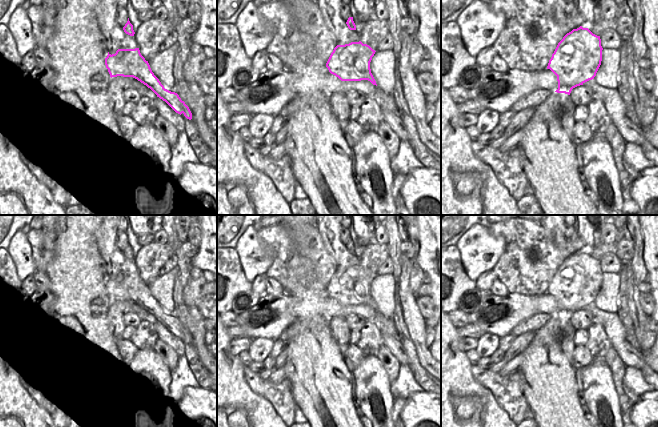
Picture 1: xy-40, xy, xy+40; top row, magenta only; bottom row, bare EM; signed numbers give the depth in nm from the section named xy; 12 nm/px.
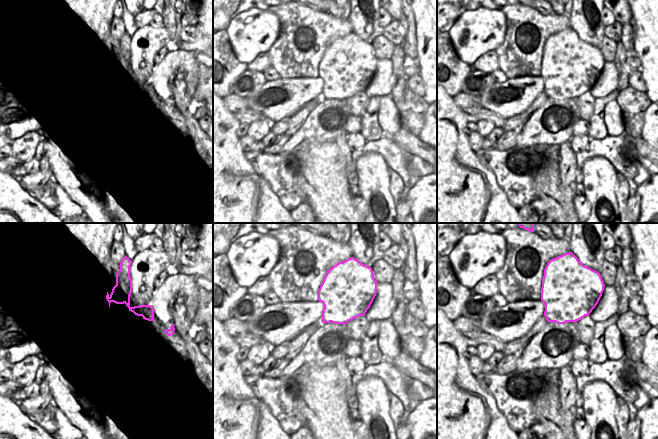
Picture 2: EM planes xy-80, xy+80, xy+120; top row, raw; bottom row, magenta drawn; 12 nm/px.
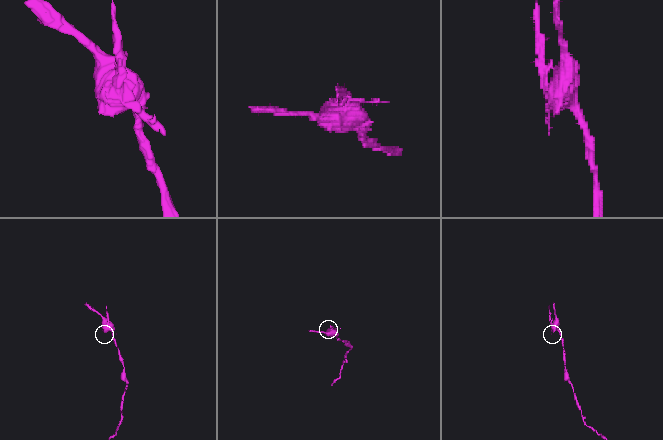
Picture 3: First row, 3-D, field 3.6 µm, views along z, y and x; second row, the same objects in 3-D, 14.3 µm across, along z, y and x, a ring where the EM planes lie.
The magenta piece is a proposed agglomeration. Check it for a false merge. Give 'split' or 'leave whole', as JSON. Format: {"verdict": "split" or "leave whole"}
{"verdict": "split"}

